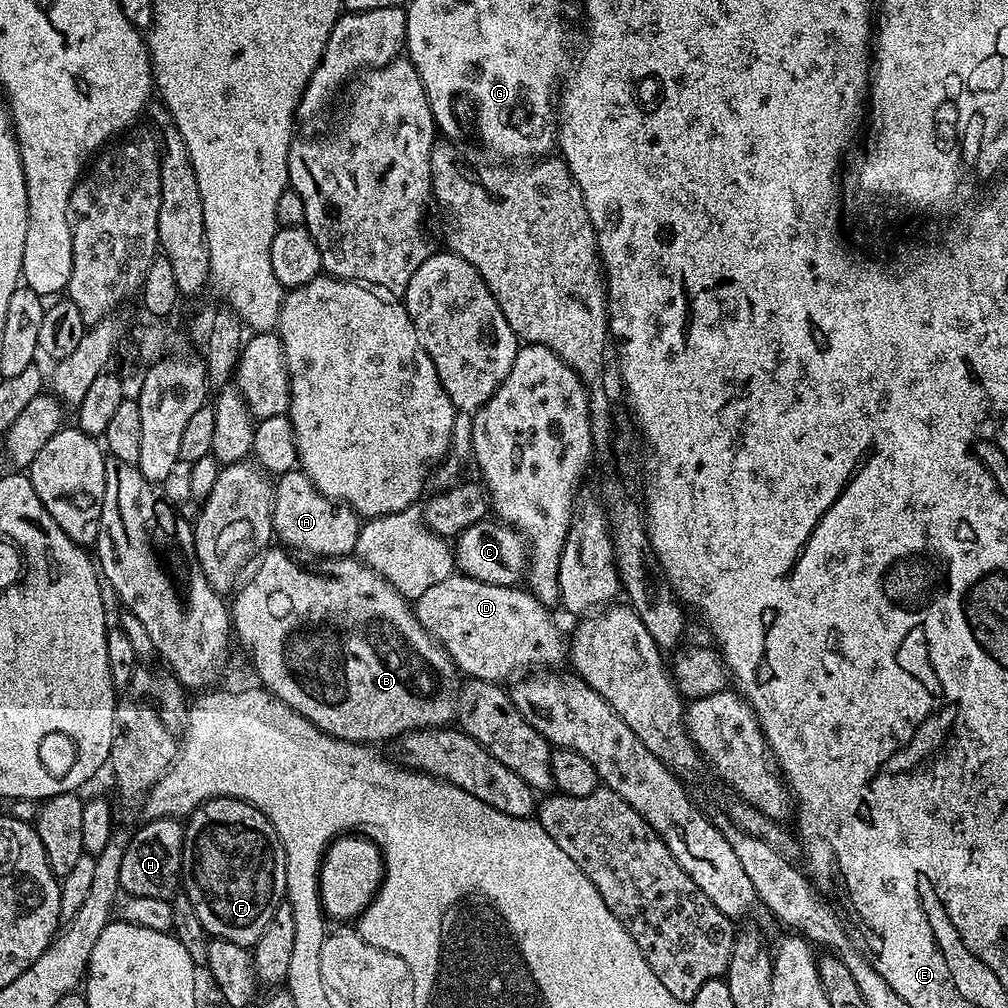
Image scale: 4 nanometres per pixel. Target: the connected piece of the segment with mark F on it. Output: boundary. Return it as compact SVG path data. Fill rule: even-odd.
M229 796L205 800L186 817L180 871L183 895L190 898L194 911L198 913L198 922L202 922L209 937L245 946L255 945L288 891L286 854L274 826L262 810L250 806L245 800Z

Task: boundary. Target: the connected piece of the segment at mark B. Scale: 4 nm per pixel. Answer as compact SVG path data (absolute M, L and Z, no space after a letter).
M269 547L251 569L252 577L250 572L247 579L239 585L234 596L236 601L231 601L230 604L230 619L235 639L237 636L241 646L252 655L252 668L256 671L257 678L261 680L257 681L267 691L273 692L279 700L286 702L286 706L302 714L302 718L314 722L314 726L318 726L335 740L349 740L352 744L380 746L376 744L382 743L383 740L395 741L397 736L405 736L406 733L416 732L419 728L443 728L451 725L455 721L452 719L456 716L456 695L460 692L461 677L458 675L456 663L449 658L446 649L421 626L410 600L360 559L340 558L335 561L336 569L333 572L311 572L287 555L291 556L283 547Z

